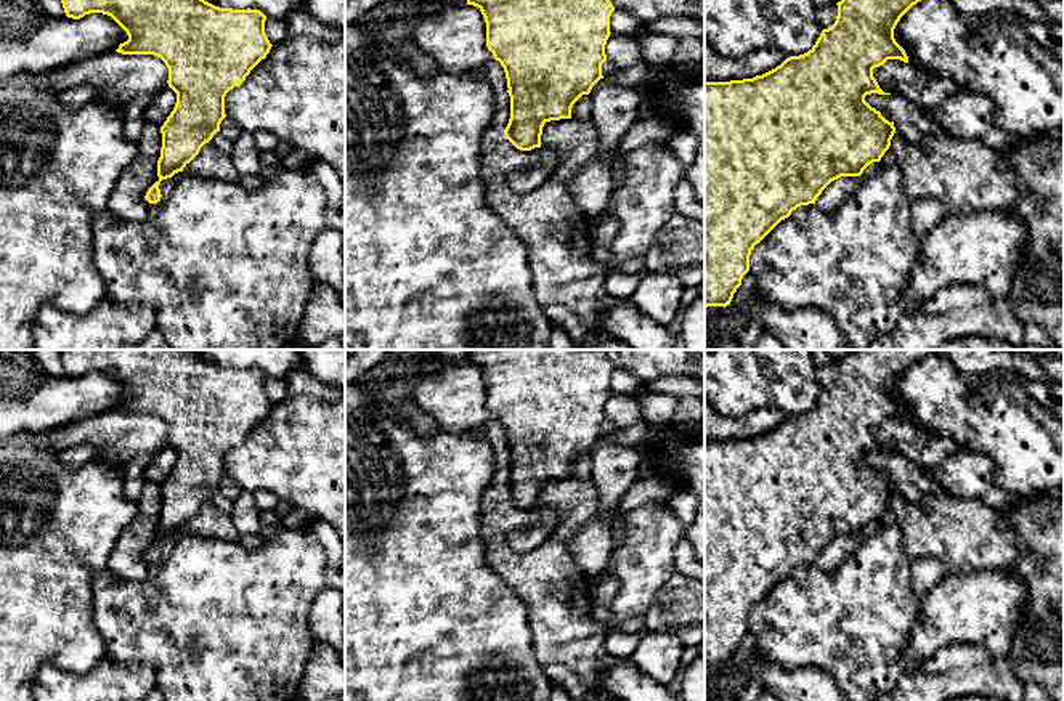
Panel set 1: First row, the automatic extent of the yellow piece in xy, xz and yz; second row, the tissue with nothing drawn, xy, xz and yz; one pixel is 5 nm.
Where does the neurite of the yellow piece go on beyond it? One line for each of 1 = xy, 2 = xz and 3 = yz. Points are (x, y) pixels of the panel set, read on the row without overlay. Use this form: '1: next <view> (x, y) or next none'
1: next none
2: next none
3: next none

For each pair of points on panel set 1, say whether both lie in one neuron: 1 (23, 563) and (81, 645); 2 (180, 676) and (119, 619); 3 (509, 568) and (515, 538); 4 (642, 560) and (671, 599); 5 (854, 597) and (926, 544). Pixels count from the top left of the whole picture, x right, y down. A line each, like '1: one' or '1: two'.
1: one
2: one
3: two
4: two
5: two

